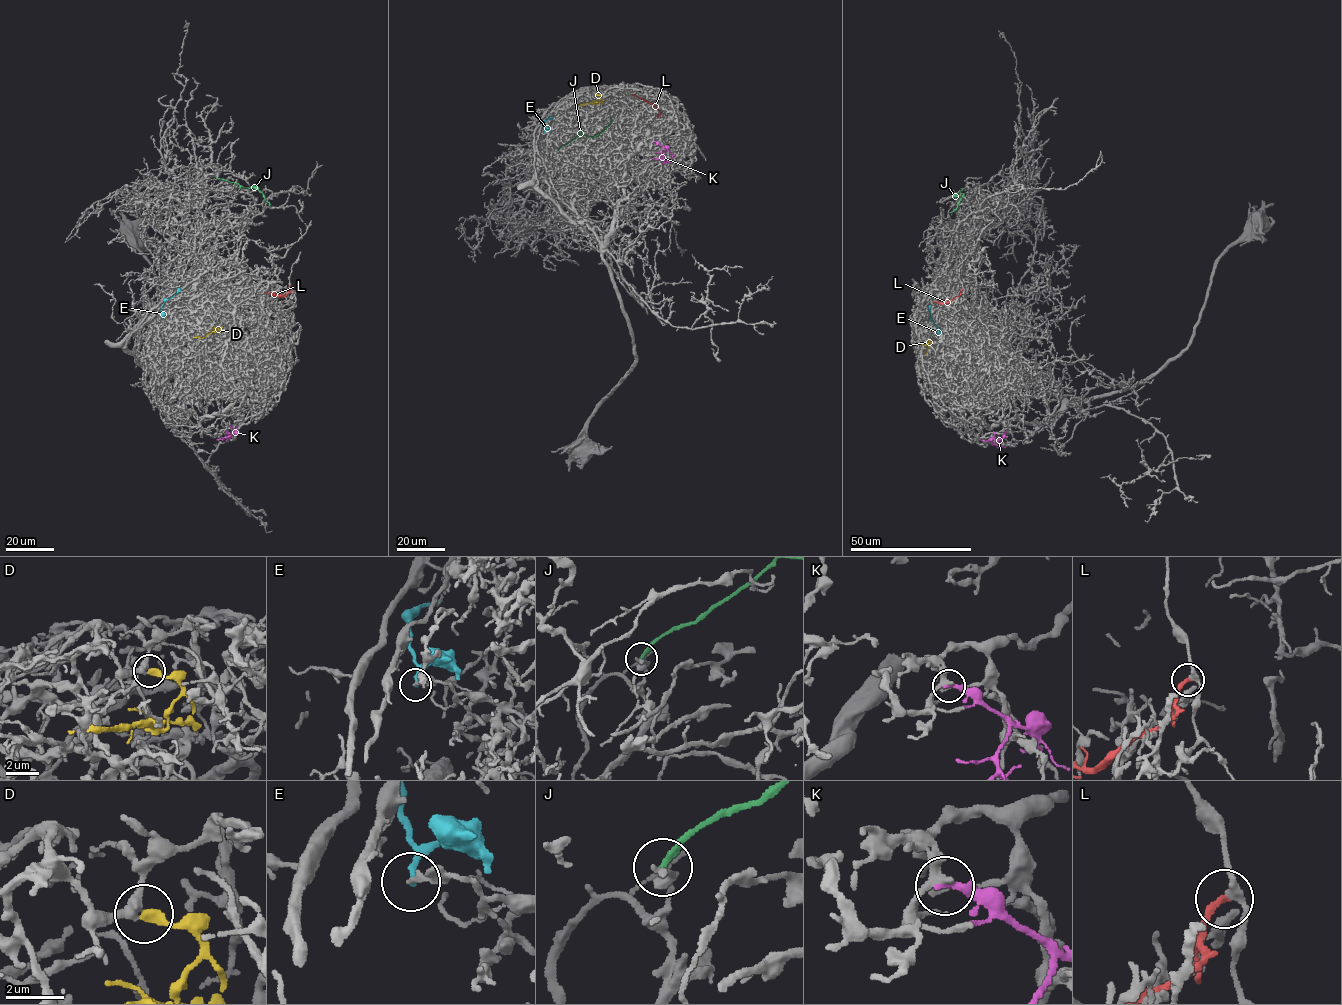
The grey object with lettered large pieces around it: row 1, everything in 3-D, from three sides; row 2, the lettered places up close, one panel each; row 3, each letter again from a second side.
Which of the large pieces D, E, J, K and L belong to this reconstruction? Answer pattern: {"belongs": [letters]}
{"belongs": ["D"]}

